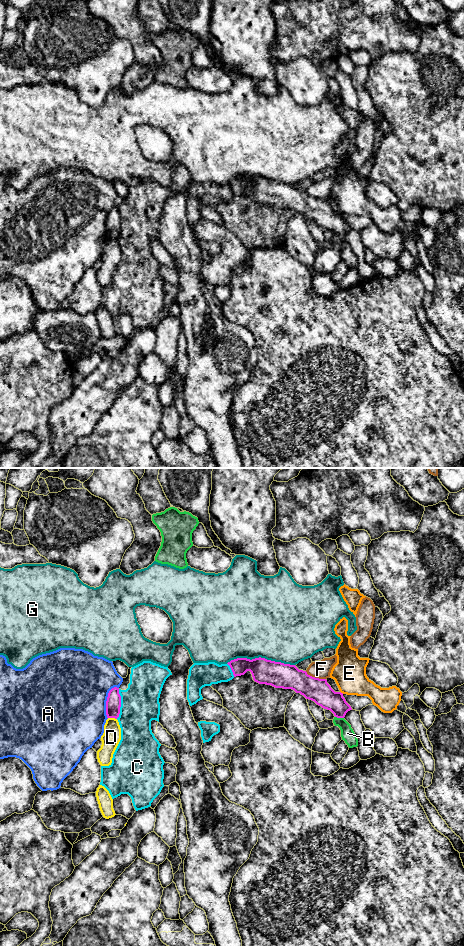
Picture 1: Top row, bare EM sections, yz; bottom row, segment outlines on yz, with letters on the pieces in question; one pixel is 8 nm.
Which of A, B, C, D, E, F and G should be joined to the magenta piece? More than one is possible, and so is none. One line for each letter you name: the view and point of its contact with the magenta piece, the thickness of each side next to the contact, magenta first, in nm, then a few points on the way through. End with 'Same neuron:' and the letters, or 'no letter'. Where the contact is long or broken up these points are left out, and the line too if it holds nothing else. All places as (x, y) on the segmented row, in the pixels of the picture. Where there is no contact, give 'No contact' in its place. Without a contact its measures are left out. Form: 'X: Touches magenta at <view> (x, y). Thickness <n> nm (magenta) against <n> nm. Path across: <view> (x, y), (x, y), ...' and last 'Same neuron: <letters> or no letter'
Same neuron: no letter

